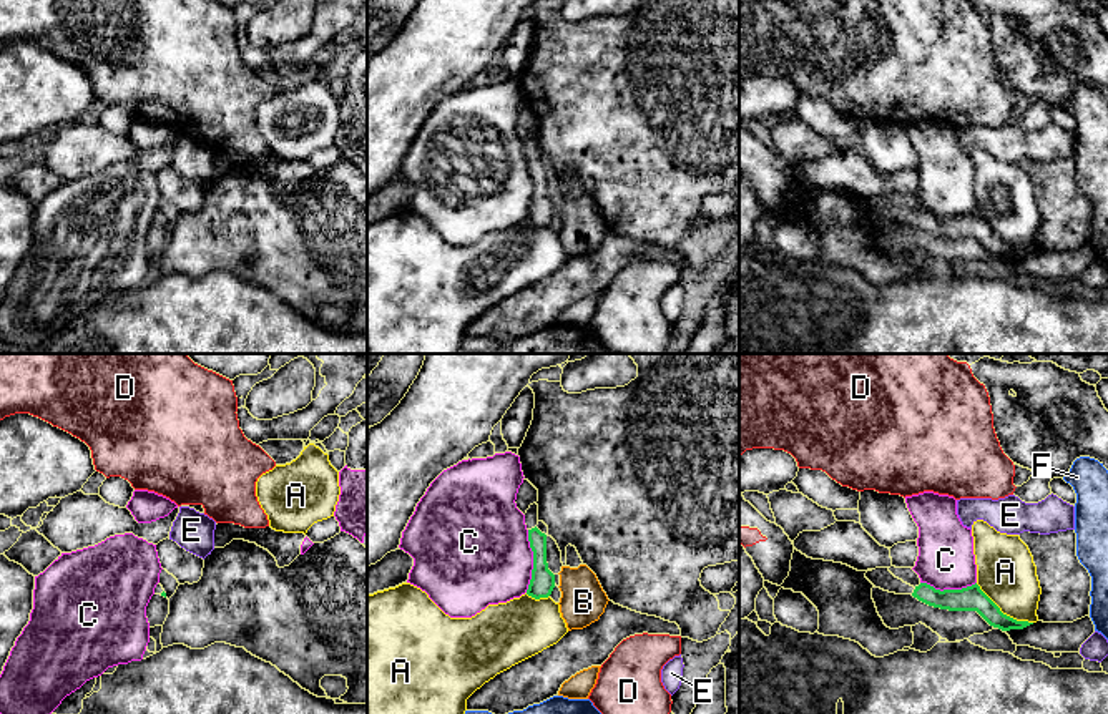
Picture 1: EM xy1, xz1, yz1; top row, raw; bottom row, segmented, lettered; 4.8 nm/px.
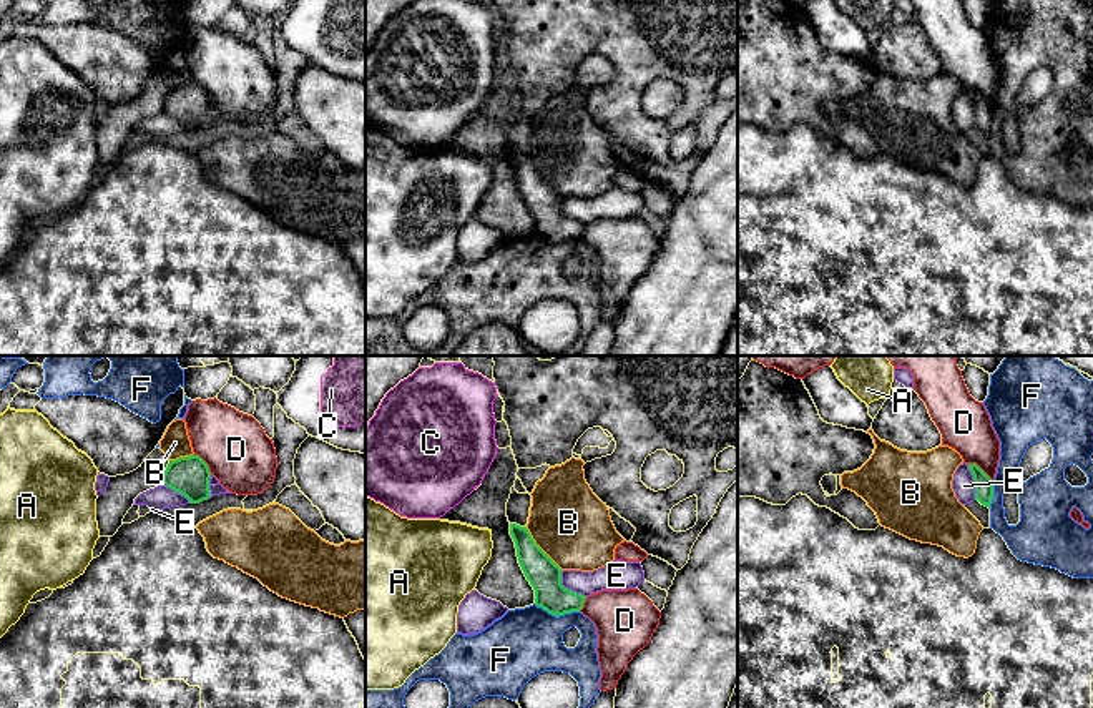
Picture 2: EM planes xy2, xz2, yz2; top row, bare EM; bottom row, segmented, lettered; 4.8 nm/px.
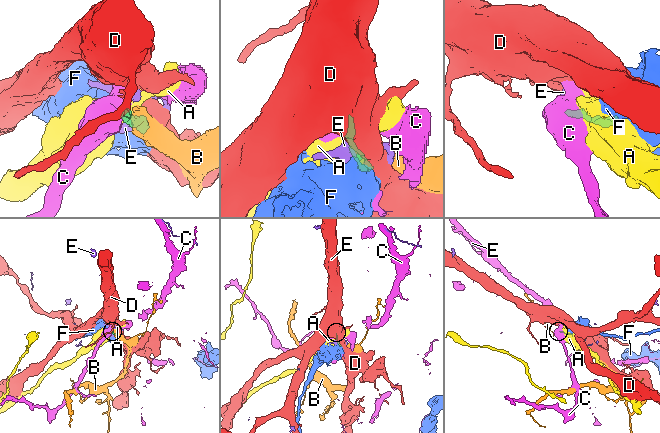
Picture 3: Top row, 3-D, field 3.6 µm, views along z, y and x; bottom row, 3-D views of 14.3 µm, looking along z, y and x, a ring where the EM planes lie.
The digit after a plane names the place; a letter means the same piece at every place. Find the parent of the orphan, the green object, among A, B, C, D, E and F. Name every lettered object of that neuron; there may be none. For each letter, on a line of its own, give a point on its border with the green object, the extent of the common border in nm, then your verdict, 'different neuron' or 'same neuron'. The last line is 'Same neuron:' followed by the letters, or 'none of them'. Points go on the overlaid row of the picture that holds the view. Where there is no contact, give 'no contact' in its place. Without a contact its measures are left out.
A: meets green in yz1 at (1002, 613); contact 340 nm long; different neuron
B: meets green in xz2 at (540, 549); contact 280 nm long; different neuron
C: meets green in xz1 at (534, 562); contact 300 nm long; different neuron
D: meets green in yz2 at (980, 469); contact 160 nm long; different neuron
E: meets green in xz2 at (567, 589); contact 180 nm long; different neuron
F: meets green in xz2 at (557, 615); contact 220 nm long; different neuron
Same neuron: none of them

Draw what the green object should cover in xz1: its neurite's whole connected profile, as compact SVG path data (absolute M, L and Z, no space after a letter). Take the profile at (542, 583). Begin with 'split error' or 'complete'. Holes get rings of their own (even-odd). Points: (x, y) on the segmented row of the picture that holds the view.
split error | M537 503L530 505L530 508L527 510L525 525L528 530L530 548L533 551L533 570L527 594L535 599L548 598L555 588L555 575L548 570L547 563L547 535L537 528Z

